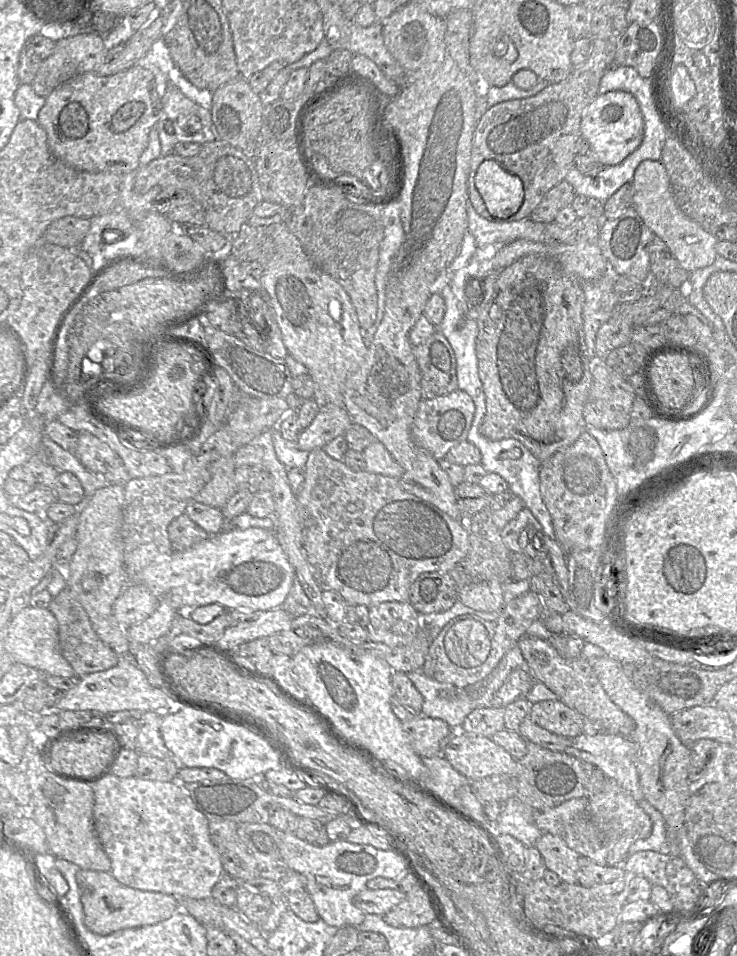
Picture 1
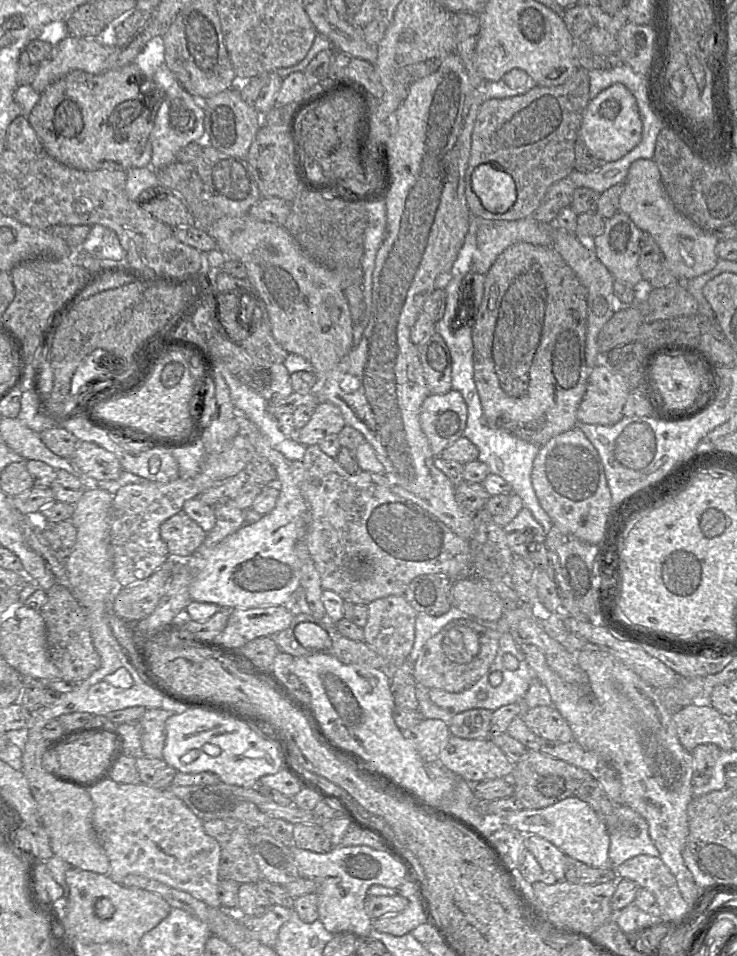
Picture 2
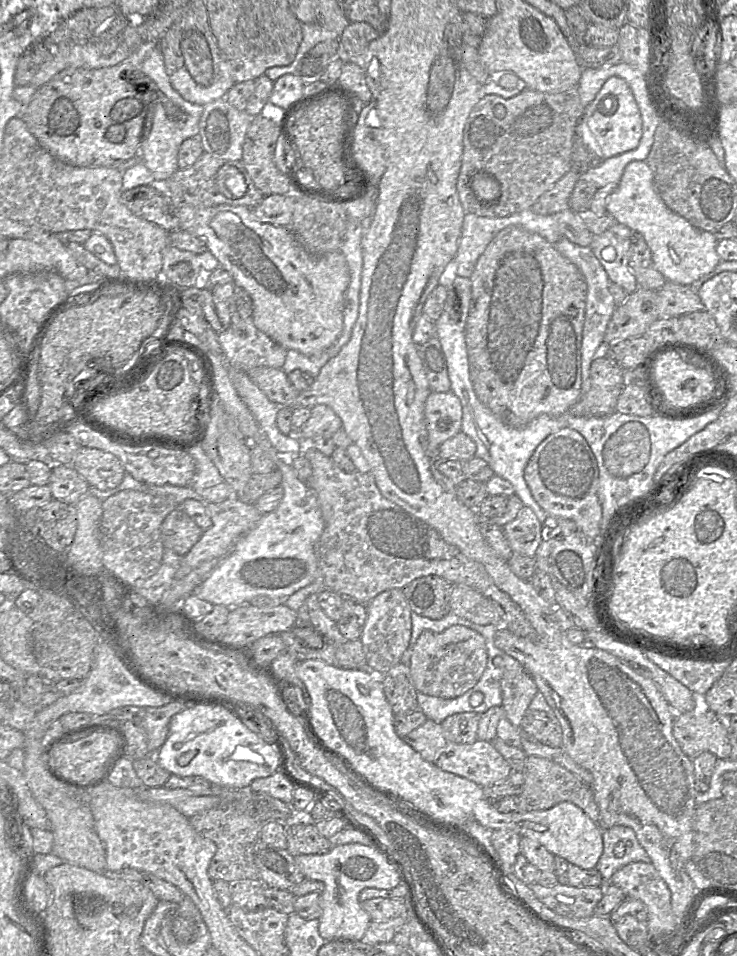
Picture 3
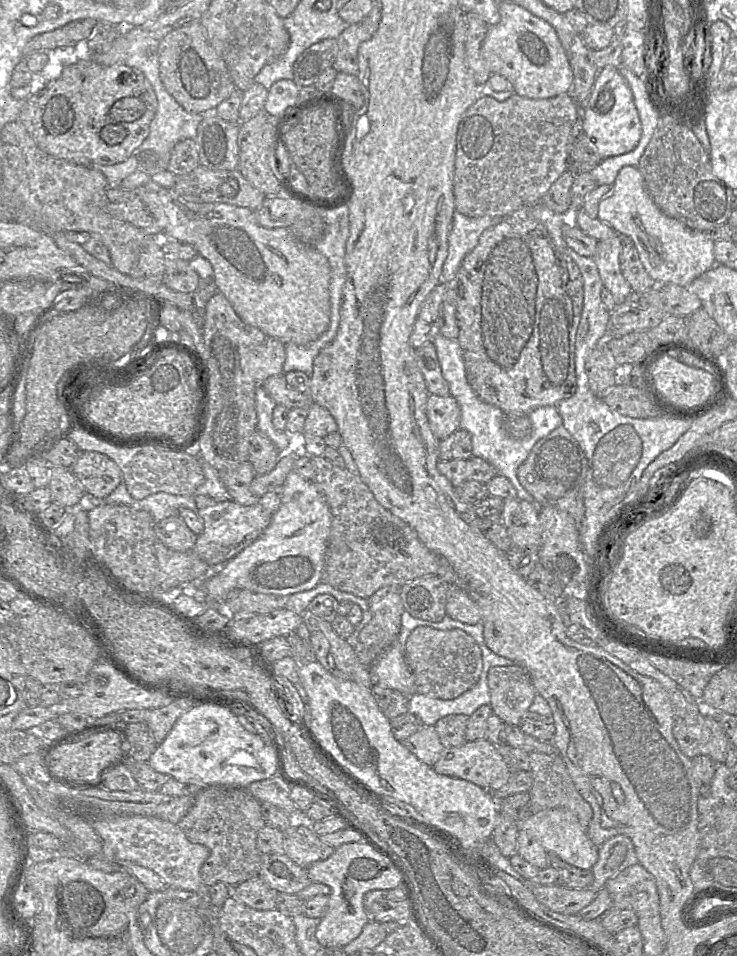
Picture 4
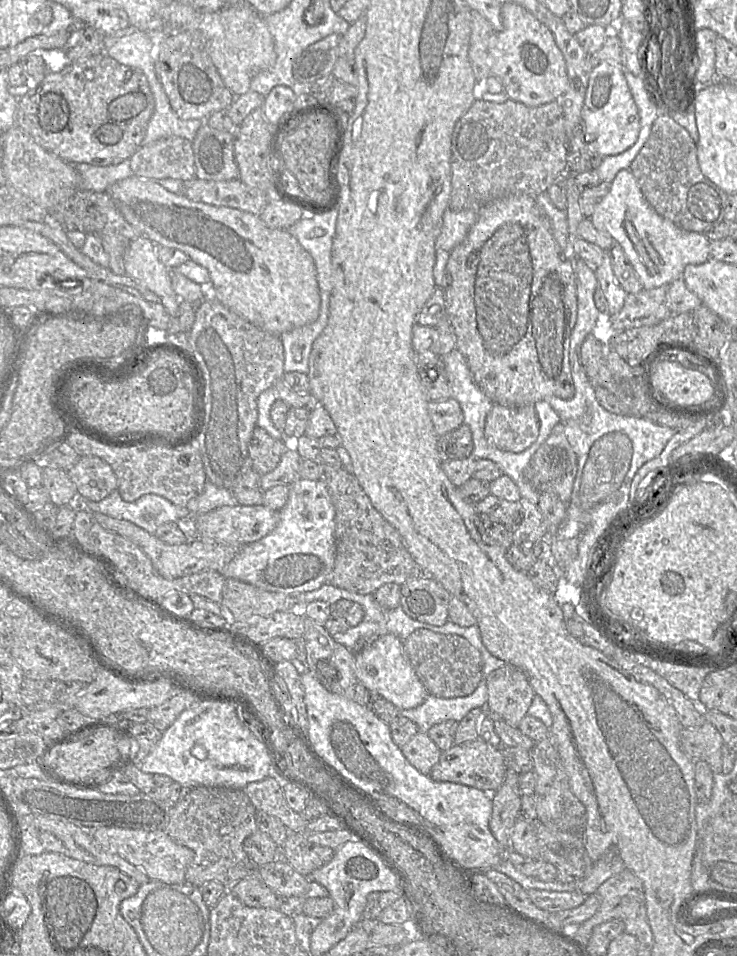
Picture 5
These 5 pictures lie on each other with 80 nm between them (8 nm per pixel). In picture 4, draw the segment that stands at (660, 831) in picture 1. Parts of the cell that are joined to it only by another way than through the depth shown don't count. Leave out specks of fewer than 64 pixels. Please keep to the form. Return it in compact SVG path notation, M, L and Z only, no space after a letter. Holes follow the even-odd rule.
M620 834L608 839L599 847L597 862L591 869L593 882L587 889L597 893L610 878L635 864L638 859L629 837Z

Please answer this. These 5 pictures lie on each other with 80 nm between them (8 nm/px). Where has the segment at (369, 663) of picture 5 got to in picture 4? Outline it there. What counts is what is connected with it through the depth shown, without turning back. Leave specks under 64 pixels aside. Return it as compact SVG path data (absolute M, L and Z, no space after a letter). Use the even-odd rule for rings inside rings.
M395 643L369 669L373 684L411 697L416 694L415 677L407 665L404 651Z

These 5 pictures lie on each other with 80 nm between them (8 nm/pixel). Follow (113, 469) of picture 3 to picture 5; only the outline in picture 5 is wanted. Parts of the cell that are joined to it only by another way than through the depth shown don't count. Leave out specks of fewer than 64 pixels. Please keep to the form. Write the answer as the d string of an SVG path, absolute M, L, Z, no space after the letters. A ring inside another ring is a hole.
M80 456L67 470L80 500L101 501L117 489L117 477L112 467L97 456Z

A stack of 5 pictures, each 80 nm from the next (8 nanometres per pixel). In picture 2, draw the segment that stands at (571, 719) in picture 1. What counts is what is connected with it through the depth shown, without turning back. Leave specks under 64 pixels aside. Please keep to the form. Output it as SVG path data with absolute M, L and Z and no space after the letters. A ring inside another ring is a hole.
M553 705L529 708L523 720L530 730L546 741L565 743L573 739L569 724Z

